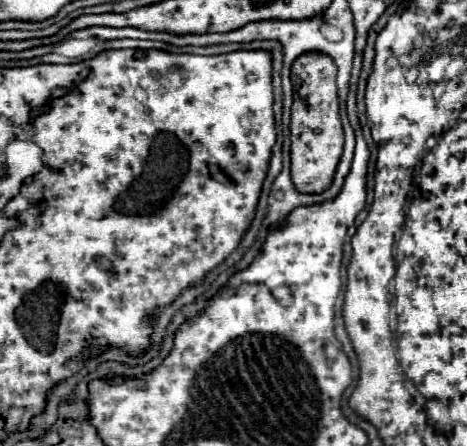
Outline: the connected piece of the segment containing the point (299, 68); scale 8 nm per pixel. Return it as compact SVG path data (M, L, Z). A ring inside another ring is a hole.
M302 54L292 62L292 118L290 118L290 156L292 156L292 180L300 192L318 194L324 192L334 178L338 166L344 130L338 114L338 88L336 66L328 54Z

